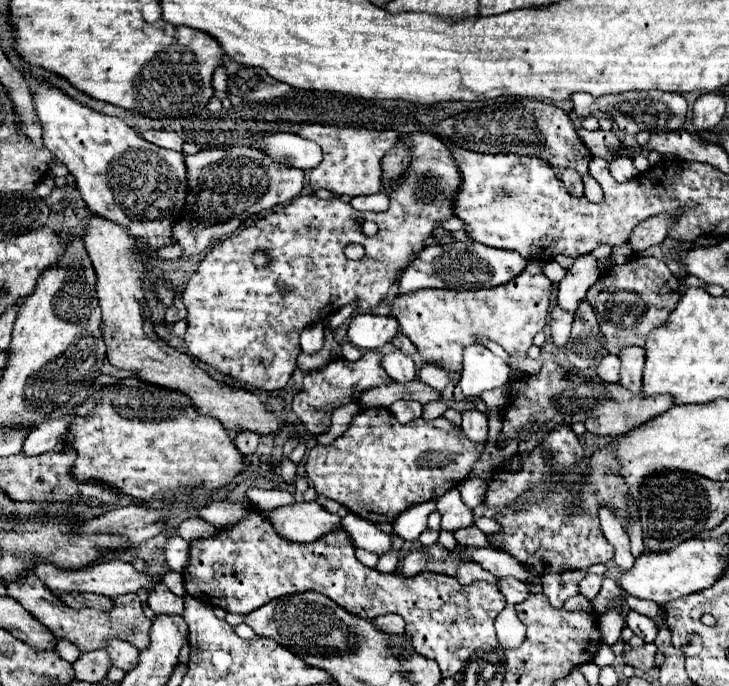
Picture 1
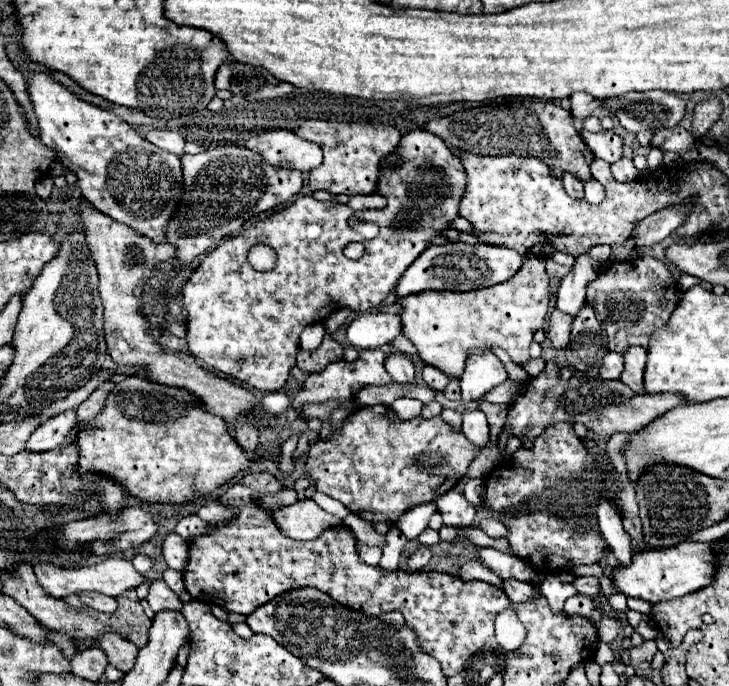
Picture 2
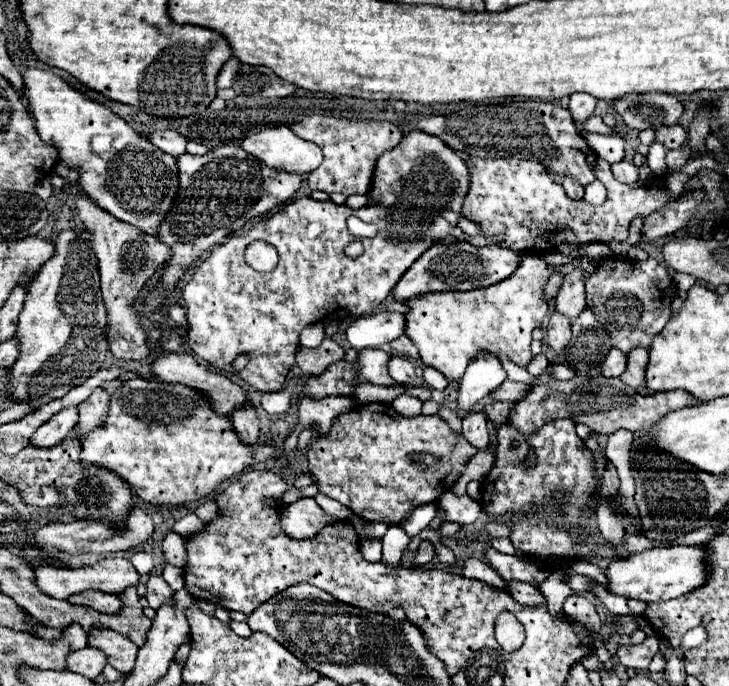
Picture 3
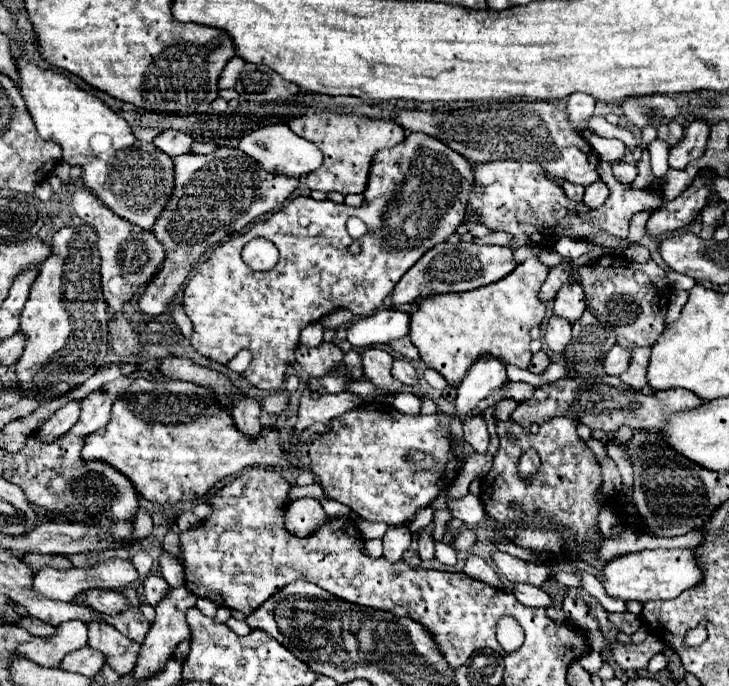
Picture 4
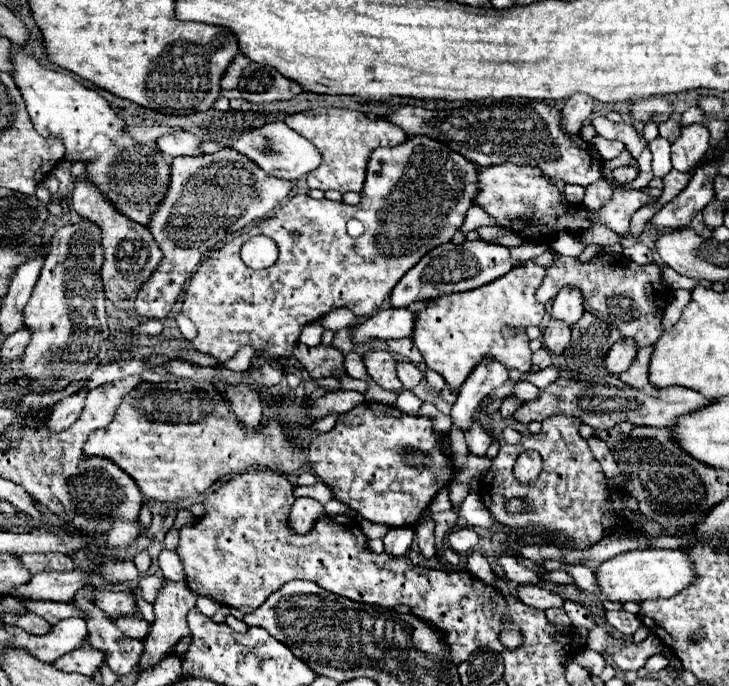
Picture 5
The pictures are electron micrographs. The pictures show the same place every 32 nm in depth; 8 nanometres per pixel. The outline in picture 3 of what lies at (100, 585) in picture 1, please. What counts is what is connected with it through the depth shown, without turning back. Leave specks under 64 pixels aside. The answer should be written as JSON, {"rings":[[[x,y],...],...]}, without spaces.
{"rings":[[[106,558],[96,562],[94,566],[84,566],[78,570],[72,568],[56,568],[56,566],[38,566],[36,570],[36,586],[50,598],[58,600],[68,600],[70,596],[84,592],[84,590],[102,590],[102,592],[112,592],[112,594],[122,594],[128,586],[136,586],[140,582],[140,574],[132,566],[130,560],[124,558]]]}

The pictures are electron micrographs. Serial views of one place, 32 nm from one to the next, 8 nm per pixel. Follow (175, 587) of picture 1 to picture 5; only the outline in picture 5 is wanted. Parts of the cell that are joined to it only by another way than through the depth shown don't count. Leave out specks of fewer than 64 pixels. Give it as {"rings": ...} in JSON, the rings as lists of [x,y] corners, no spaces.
{"rings":[[[162,550],[158,556],[158,564],[162,568],[162,574],[166,580],[184,580],[184,568],[180,564],[180,558],[172,550]]]}

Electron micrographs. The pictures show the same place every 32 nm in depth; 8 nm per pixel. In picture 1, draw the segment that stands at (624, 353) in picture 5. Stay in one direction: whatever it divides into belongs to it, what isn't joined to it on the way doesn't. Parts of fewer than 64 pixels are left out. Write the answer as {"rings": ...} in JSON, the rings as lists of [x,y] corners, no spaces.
{"rings":[[[616,354],[604,356],[600,366],[596,368],[596,374],[604,382],[618,382],[620,380],[620,356],[616,356]]]}

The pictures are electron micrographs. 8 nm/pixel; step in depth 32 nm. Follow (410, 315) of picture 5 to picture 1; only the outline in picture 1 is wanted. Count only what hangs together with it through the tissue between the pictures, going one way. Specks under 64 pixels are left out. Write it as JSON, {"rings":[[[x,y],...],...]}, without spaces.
{"rings":[[[358,314],[348,326],[348,340],[356,348],[376,350],[390,342],[398,332],[398,320],[394,316]]]}

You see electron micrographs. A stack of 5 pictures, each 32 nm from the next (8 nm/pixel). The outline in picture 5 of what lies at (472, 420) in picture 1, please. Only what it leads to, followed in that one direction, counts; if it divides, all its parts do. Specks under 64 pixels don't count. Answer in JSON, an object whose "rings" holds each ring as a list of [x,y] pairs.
{"rings":[[[474,420],[472,428],[466,430],[466,444],[468,444],[468,450],[478,456],[484,456],[488,446],[492,444],[492,438],[486,434],[486,430],[480,426],[478,420]]]}

